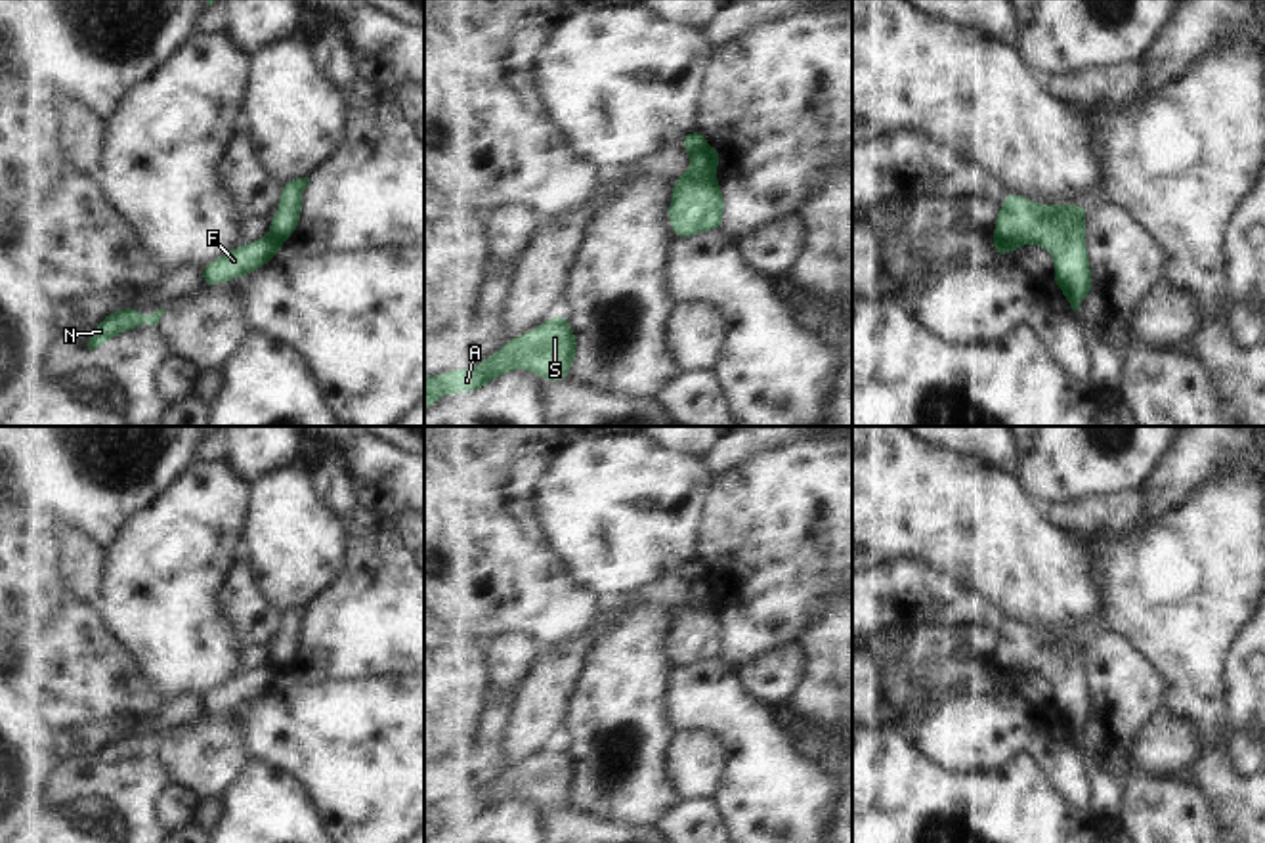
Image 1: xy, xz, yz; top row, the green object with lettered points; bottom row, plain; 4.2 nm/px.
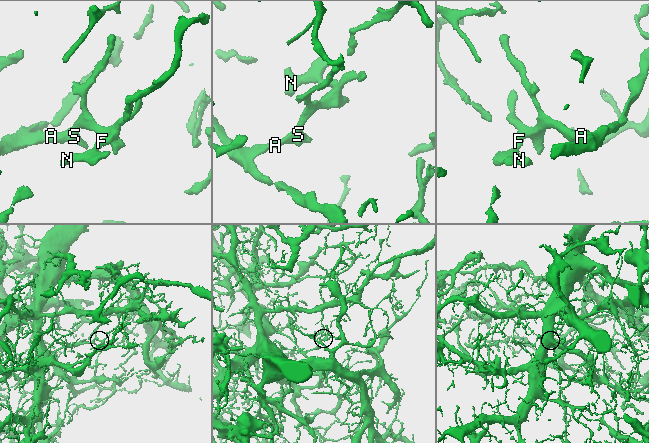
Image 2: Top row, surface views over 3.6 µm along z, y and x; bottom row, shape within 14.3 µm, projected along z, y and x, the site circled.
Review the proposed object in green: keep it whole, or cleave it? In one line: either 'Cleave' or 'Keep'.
Cleave.

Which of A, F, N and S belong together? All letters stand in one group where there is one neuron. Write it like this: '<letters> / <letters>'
A S / F N

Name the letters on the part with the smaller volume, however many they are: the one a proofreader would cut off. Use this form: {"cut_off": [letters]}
{"cut_off": ["F", "N"]}

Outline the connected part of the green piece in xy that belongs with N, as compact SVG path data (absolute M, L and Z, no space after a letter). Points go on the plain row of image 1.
M126 734L118 740L113 740L92 757L88 778L96 778L111 770L115 763L134 759L143 751L151 751L157 755L162 742L164 736L155 742L143 744L134 734Z

